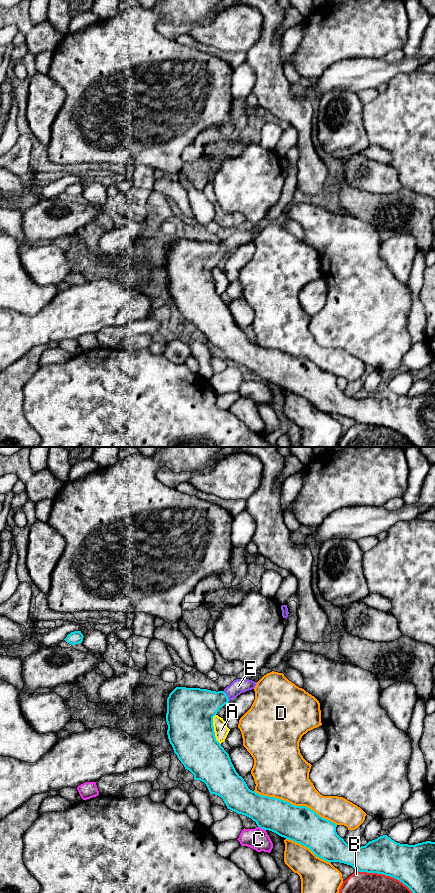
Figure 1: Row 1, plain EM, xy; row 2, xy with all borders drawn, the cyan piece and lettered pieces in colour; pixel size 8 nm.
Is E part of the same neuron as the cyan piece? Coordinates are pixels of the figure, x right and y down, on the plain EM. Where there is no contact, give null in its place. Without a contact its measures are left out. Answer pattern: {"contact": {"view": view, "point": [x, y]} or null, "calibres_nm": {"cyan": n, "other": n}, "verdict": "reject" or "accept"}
{"contact": {"view": "xy", "point": [227, 248]}, "calibres_nm": {"cyan": 280, "other": 120}, "verdict": "accept"}

